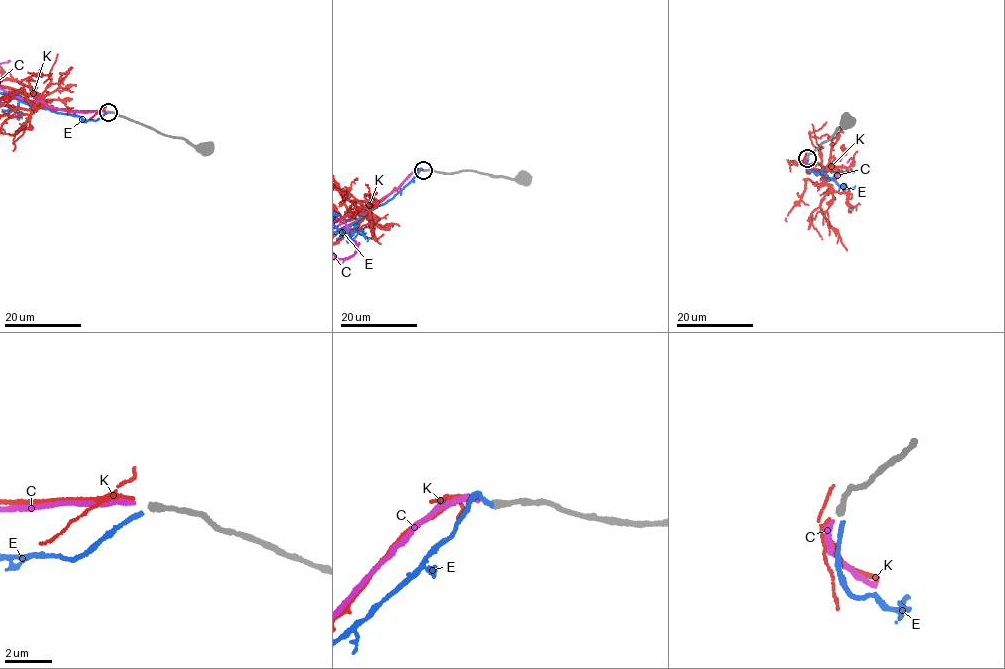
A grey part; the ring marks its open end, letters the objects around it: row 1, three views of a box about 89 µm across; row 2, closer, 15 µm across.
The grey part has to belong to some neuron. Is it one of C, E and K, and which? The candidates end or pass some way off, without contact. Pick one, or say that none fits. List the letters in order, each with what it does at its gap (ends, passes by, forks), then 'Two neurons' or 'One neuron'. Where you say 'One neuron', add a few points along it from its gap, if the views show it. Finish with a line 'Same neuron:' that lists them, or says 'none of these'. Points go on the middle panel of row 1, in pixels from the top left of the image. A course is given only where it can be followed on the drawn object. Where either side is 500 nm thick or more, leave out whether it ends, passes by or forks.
C: It ends there. One neuron
E: It ends there. Two neurons
K: It passes by. Two neurons
Same neuron: C

